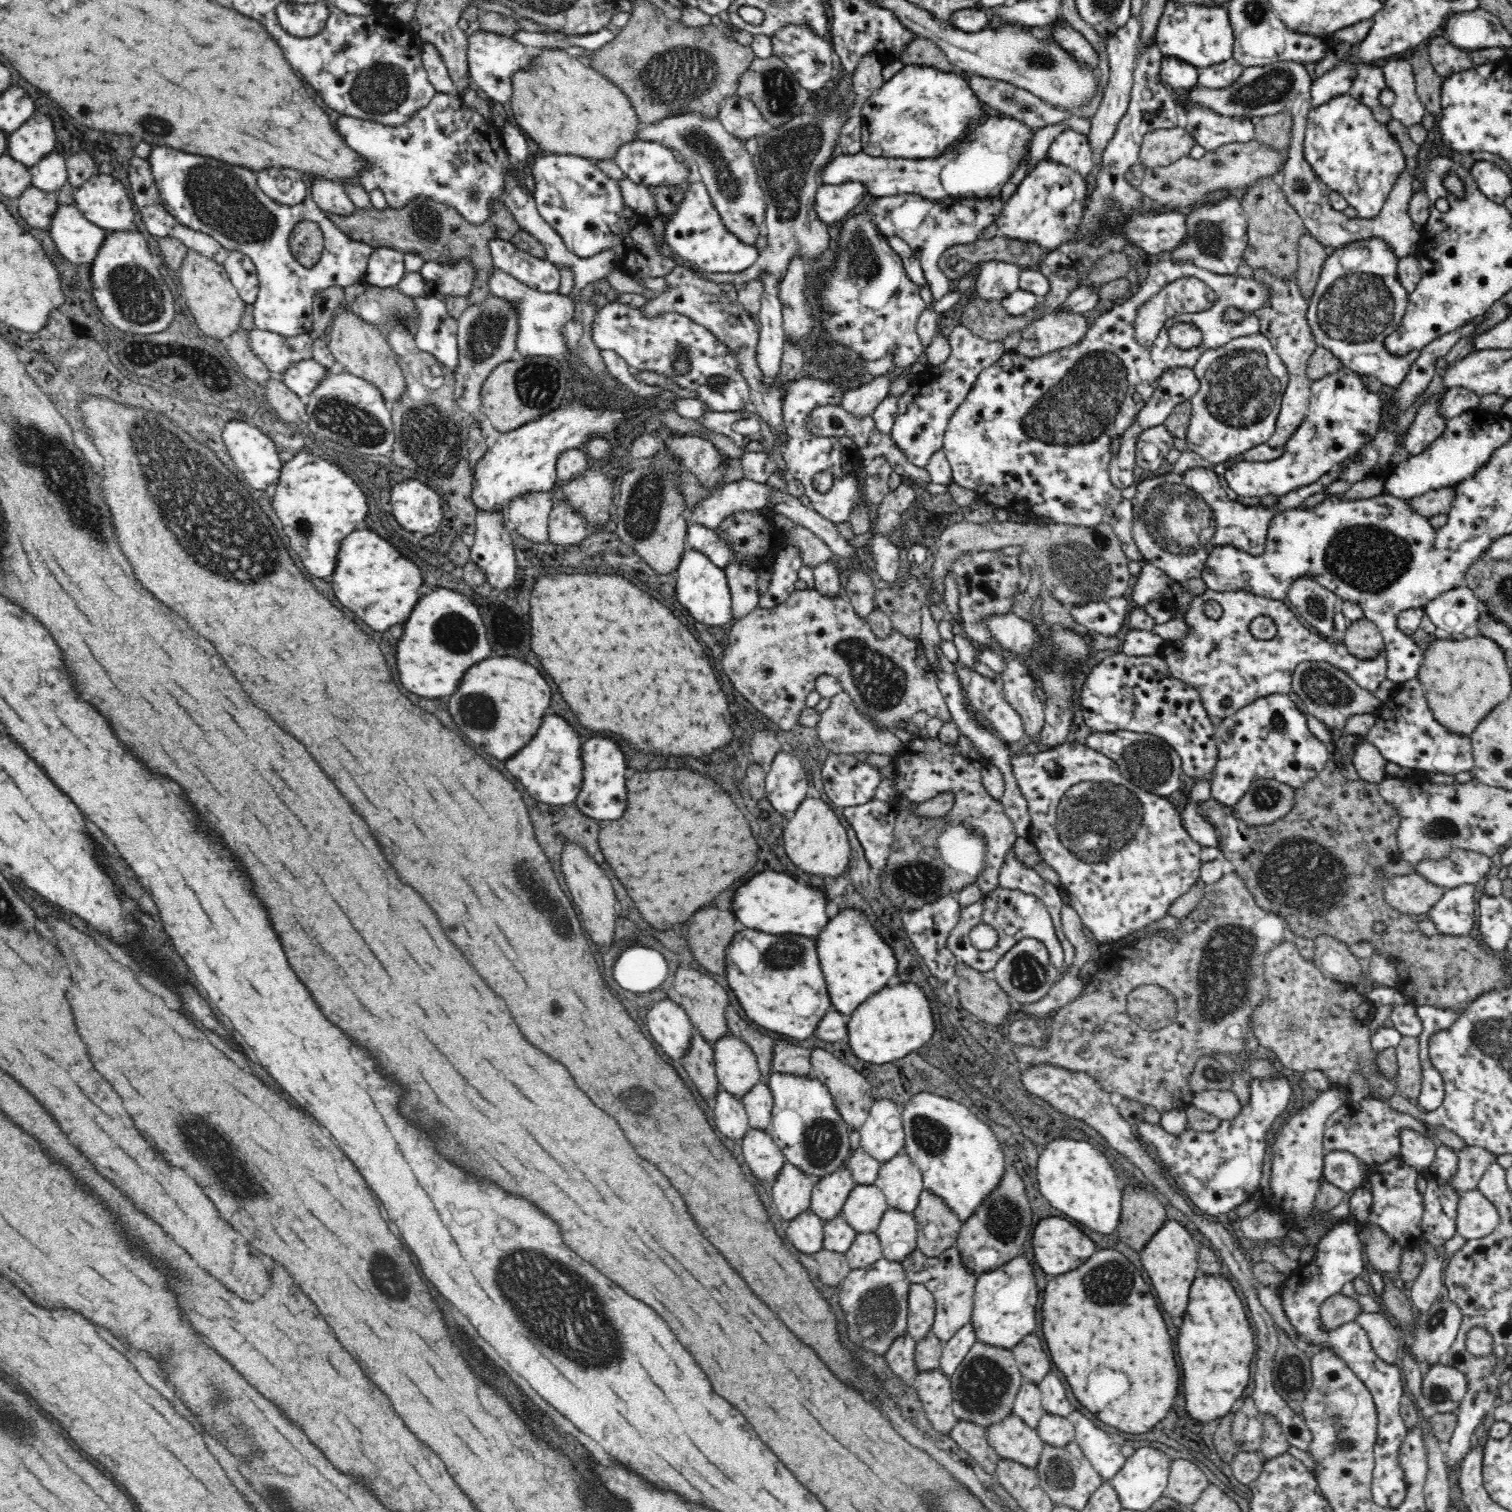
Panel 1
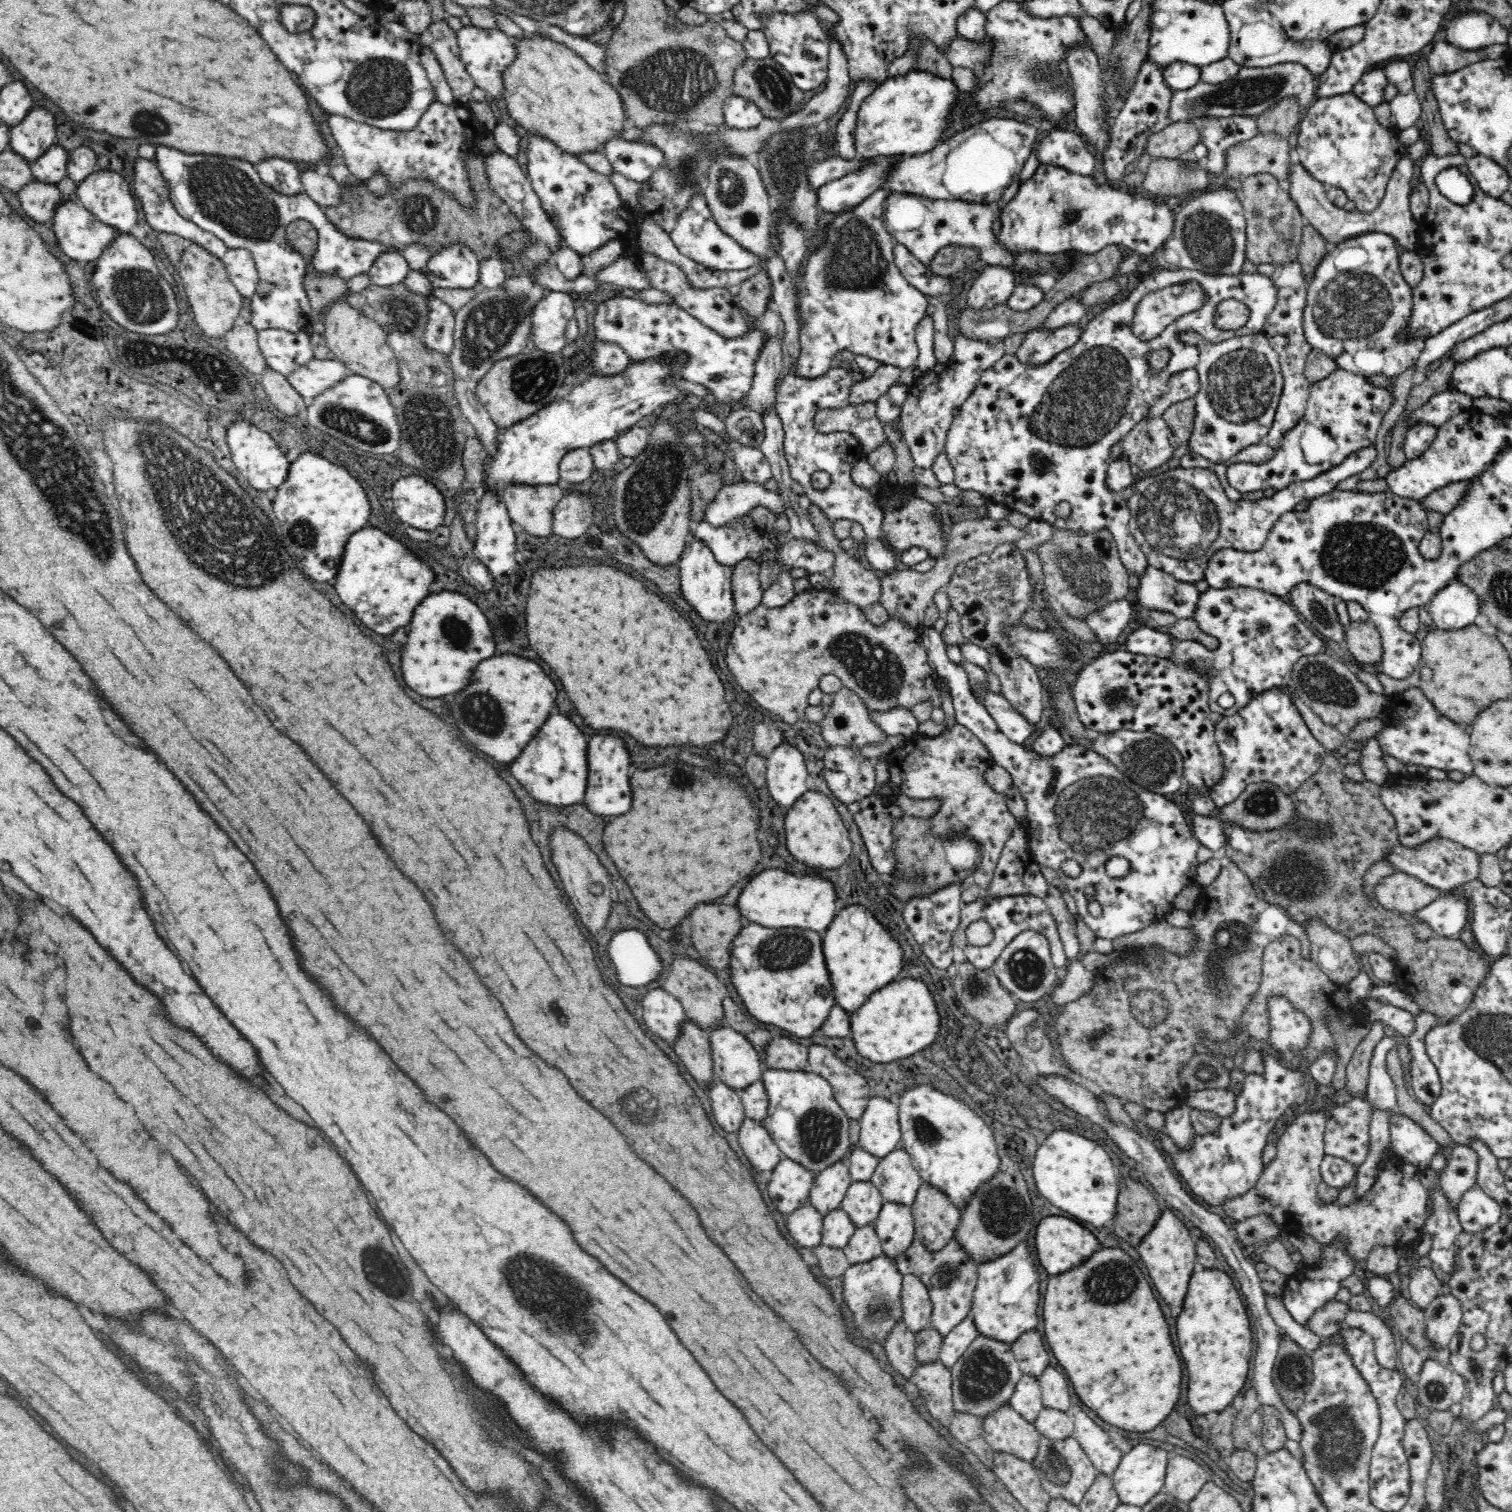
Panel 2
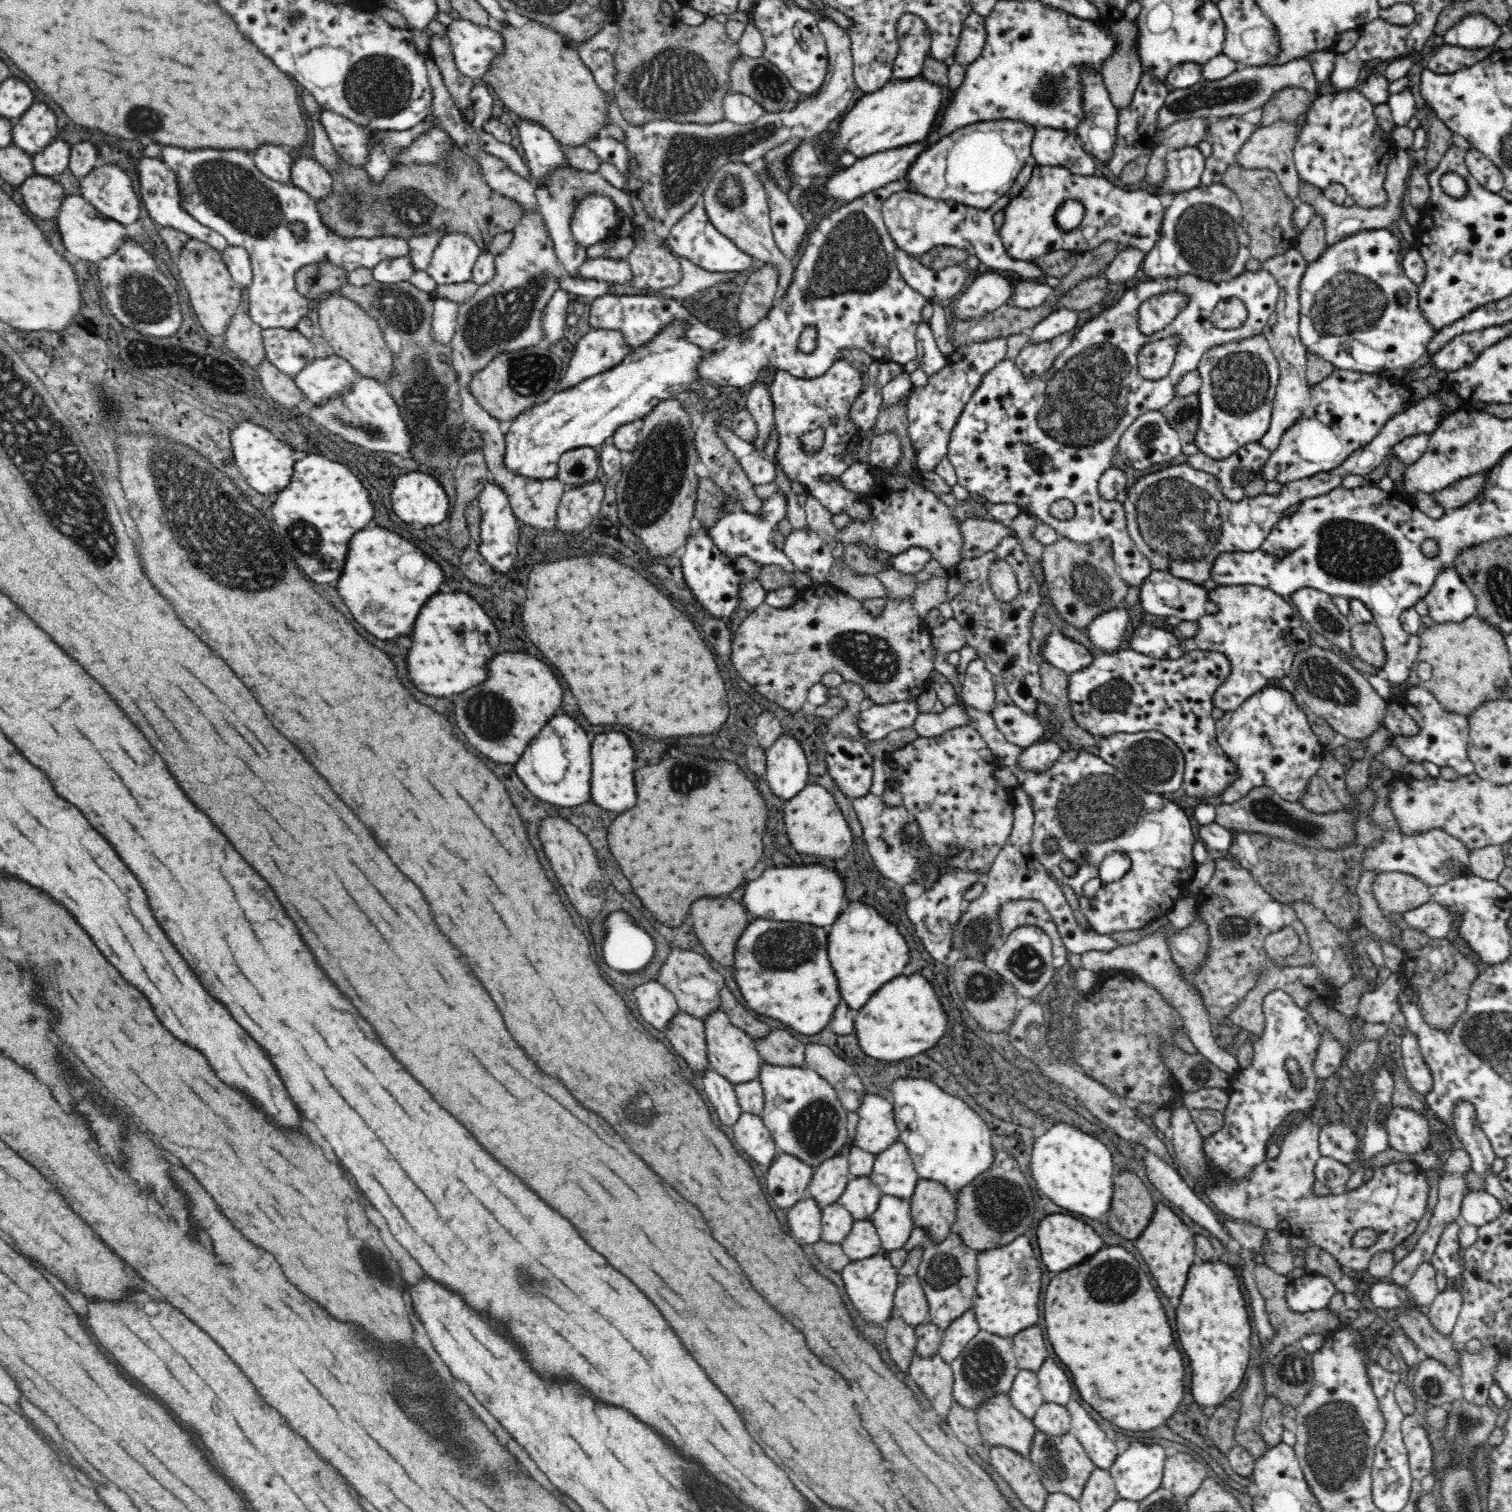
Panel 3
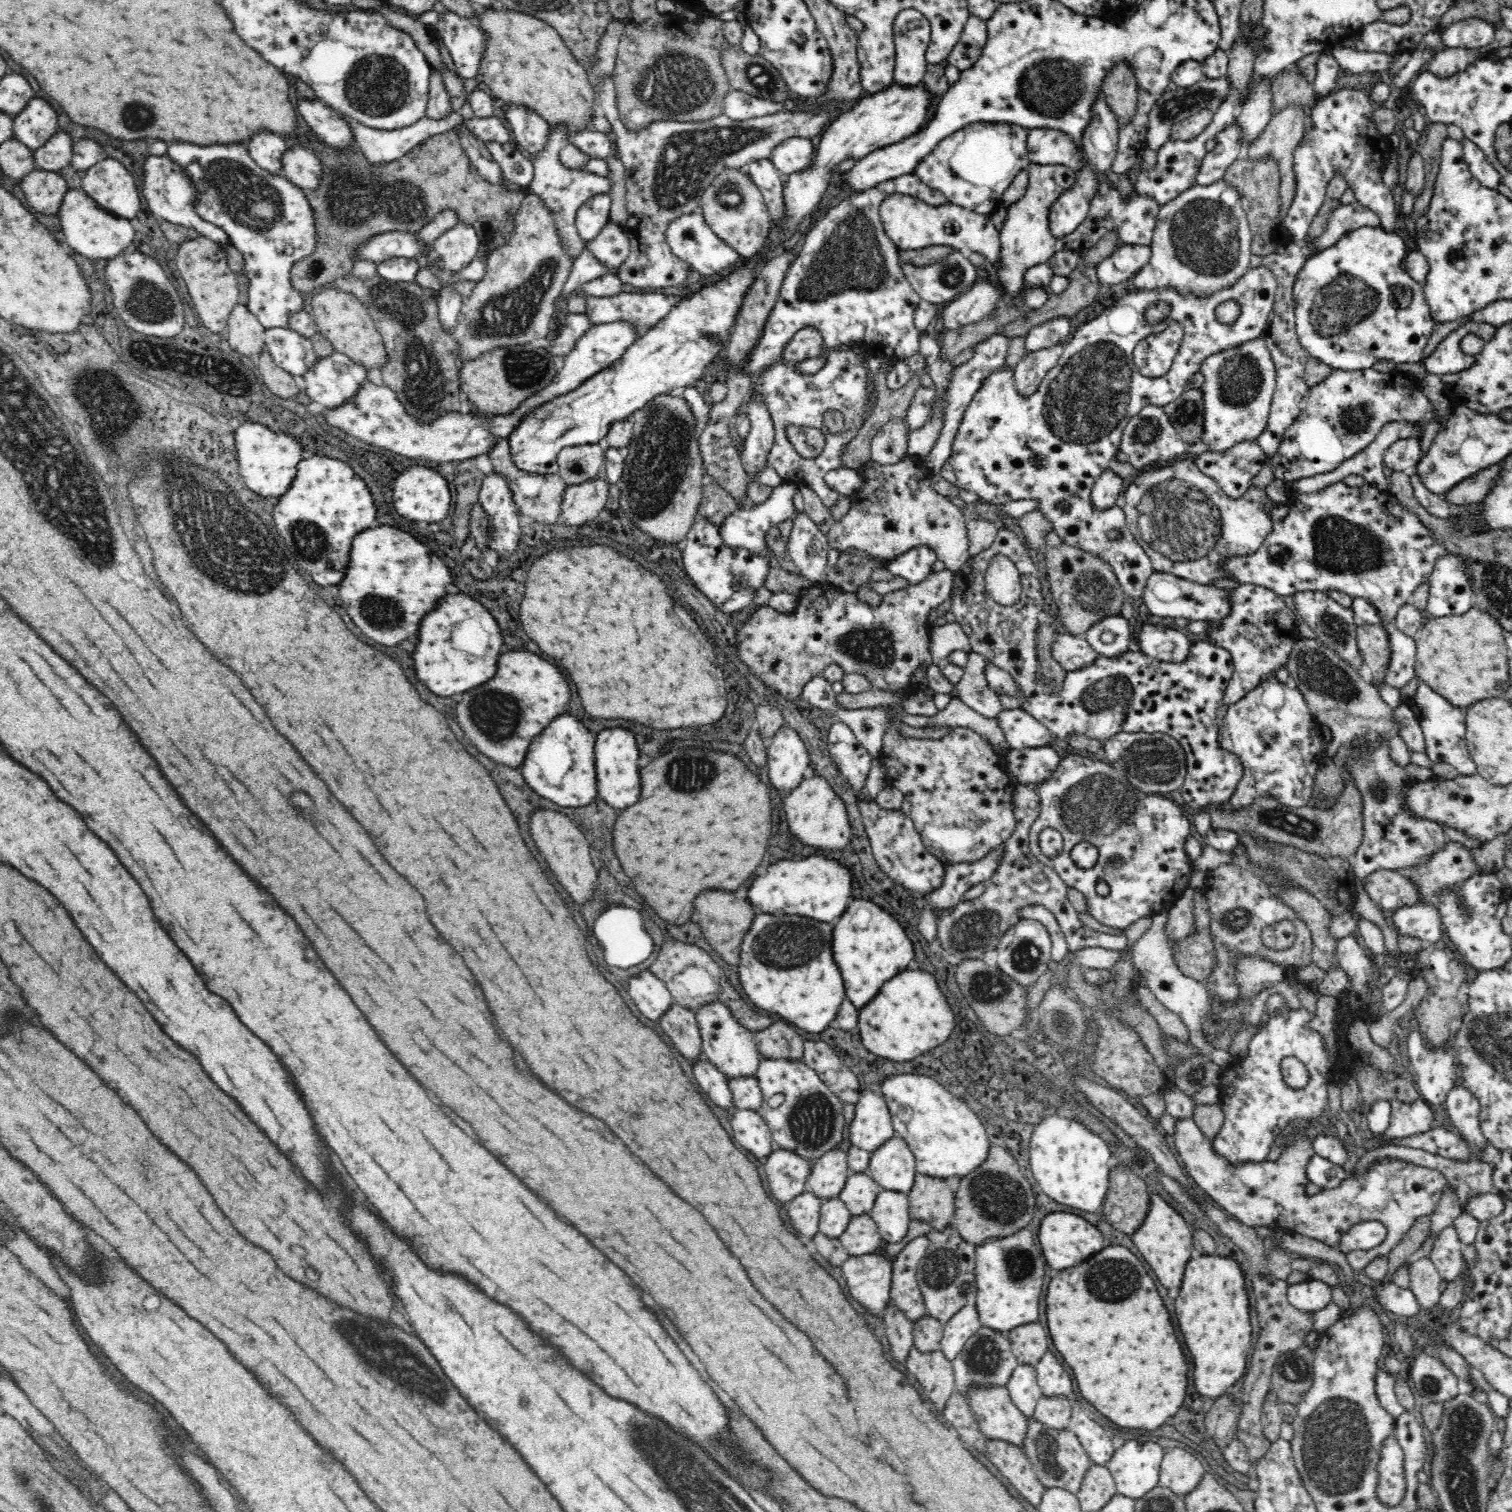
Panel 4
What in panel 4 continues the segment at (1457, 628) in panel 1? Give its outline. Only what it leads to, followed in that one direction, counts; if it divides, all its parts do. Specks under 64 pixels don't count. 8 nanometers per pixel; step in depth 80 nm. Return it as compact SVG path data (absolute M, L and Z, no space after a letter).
M1446 553L1430 575L1427 612L1433 618L1461 615L1475 606L1471 581L1460 557Z

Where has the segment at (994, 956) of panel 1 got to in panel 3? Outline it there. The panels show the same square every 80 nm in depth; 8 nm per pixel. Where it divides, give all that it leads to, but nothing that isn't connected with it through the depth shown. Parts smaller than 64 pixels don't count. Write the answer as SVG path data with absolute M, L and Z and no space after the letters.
M1020 898L1020 900L1008 900L998 908L999 940L996 945L988 946L988 950L980 950L973 958L985 964L987 953L994 950L998 944L1004 941L1014 930L1022 926L1036 926L1040 928L1051 940L1052 958L1055 968L1062 968L1069 958L1068 951L1064 947L1061 935L1058 933L1056 923L1052 915L1046 910L1044 903L1033 898Z

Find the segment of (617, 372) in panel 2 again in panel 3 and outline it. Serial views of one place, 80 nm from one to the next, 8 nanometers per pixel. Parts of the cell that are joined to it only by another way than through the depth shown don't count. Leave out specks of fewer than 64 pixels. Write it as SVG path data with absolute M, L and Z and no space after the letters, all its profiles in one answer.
M592 330L578 341L568 369L560 382L560 389L573 387L592 376L608 372L630 353L620 332Z

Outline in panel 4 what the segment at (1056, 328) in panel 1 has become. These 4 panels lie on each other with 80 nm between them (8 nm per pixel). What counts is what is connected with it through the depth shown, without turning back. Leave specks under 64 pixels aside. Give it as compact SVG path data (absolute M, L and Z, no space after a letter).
M1059 341L1041 350L1026 351L1013 369L1018 393L1028 396L1036 392L1045 375L1056 366L1058 359L1062 357L1067 341Z

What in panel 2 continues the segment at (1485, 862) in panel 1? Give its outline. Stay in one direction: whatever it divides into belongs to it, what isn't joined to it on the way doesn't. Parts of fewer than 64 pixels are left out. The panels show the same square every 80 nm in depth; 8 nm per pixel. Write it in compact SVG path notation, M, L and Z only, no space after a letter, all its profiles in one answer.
M1432 840L1432 842L1426 843L1424 848L1420 848L1416 852L1401 846L1400 843L1397 845L1390 850L1390 854L1386 856L1385 860L1392 867L1396 867L1398 871L1414 876L1429 884L1429 886L1438 888L1440 891L1450 891L1480 877L1480 860L1482 860L1482 856L1470 850L1470 848L1465 848L1462 844L1452 842L1452 840Z

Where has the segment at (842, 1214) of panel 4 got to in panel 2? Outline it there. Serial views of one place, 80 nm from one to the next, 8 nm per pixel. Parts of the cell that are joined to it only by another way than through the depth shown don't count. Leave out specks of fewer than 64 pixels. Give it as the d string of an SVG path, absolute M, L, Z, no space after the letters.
M841 1208L833 1210L826 1216L823 1216L821 1244L843 1250L855 1230L856 1227L850 1221L848 1213Z

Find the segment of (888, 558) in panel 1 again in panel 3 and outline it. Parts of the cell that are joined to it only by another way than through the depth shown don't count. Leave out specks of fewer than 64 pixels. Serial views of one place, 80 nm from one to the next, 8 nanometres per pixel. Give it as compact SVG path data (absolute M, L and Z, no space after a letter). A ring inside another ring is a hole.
M836 360L833 366L816 379L800 379L787 371L777 370L770 384L770 393L775 408L775 423L779 432L780 450L778 461L786 476L793 482L804 486L807 494L812 495L833 515L848 513L852 521L873 519L872 505L867 502L864 493L850 492L844 488L839 476L856 462L850 458L856 452L856 444L862 437L858 429L848 421L848 410L863 390L858 367L848 360ZM835 418L835 421L832 421ZM818 427L825 430L824 443L820 450L808 452L802 445L804 434ZM830 474L832 480L820 481L820 476Z

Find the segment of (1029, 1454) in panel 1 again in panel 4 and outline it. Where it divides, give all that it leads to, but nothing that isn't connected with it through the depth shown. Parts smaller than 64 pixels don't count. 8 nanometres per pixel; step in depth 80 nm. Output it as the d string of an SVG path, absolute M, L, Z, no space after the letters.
M976 1387L969 1394L969 1405L981 1434L990 1440L1014 1444L1024 1451L1029 1417L1016 1408L1007 1387Z

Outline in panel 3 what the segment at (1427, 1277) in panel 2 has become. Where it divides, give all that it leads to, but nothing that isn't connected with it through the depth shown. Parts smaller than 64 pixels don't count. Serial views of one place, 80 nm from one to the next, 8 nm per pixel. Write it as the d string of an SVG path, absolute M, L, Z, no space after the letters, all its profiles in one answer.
M1430 1262L1420 1264L1411 1280L1406 1285L1406 1290L1414 1304L1430 1307L1436 1296L1440 1293L1435 1282L1436 1272Z

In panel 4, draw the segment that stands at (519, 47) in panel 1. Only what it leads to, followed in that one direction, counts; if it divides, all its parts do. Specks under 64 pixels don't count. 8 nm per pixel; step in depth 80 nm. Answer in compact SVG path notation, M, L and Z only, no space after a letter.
M455 12L441 14L434 28L439 30L444 46L456 66L455 72L462 78L477 76L487 47L487 36L477 23Z

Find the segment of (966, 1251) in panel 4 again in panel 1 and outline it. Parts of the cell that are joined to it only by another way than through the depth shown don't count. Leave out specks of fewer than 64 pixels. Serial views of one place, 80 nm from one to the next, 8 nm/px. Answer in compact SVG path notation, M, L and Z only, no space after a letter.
M955 1246L948 1248L936 1258L928 1258L916 1248L901 1264L904 1273L908 1275L908 1280L914 1284L924 1285L935 1298L936 1310L931 1332L942 1344L948 1342L964 1326L971 1324L975 1284L978 1277L964 1269L960 1261L960 1251Z

